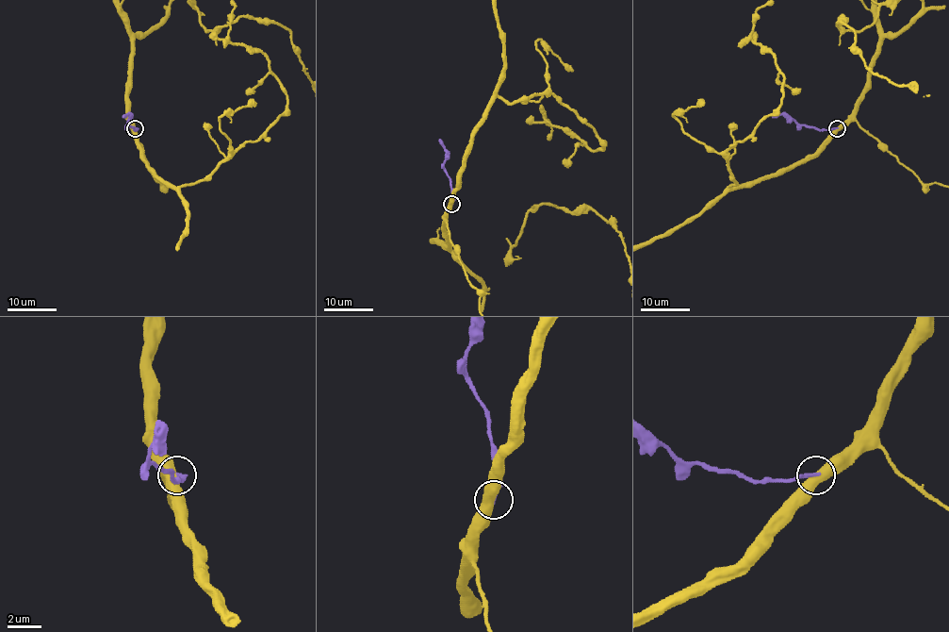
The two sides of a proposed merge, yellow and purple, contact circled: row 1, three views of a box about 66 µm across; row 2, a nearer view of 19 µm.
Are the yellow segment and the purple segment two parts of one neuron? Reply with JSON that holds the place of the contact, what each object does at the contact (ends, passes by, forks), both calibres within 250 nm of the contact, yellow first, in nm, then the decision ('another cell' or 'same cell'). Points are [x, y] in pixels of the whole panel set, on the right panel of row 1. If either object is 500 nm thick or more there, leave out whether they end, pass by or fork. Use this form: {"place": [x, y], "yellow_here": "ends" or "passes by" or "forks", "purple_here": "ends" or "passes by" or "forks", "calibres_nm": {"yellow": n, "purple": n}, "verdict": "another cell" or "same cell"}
{"place": [837, 128], "calibres_nm": {"yellow": 500, "purple": 190}, "verdict": "another cell"}

